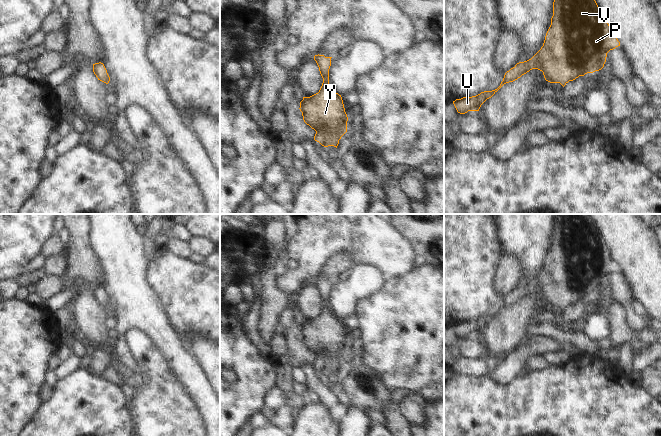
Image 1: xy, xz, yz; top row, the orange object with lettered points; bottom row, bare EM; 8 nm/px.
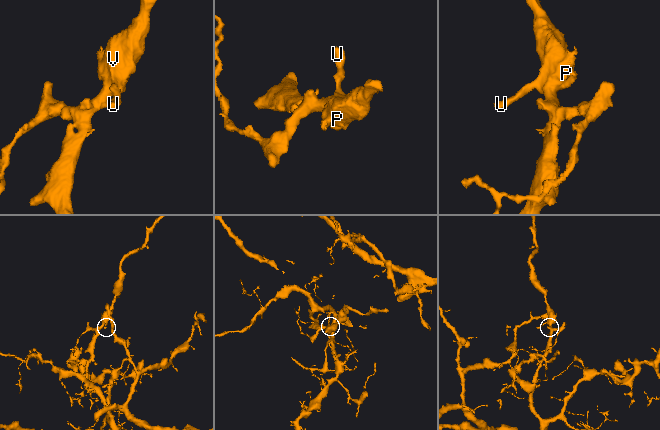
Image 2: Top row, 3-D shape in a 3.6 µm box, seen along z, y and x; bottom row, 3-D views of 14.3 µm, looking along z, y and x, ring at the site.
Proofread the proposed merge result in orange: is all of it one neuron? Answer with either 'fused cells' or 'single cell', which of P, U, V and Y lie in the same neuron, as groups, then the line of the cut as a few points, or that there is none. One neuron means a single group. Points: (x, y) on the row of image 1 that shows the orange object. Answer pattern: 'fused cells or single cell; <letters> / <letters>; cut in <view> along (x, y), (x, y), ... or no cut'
single cell; P U V Y; no cut

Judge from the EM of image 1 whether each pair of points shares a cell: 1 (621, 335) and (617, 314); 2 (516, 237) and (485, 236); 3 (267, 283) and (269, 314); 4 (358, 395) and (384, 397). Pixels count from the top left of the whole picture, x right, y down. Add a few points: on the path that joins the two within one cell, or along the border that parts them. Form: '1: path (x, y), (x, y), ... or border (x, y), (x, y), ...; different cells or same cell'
1: path (620, 330), (617, 319); same cell
2: border (496, 224), (496, 235), (503, 252); different cells
3: path (269, 291), (269, 306); same cell
4: path (364, 395), (378, 396); same cell

